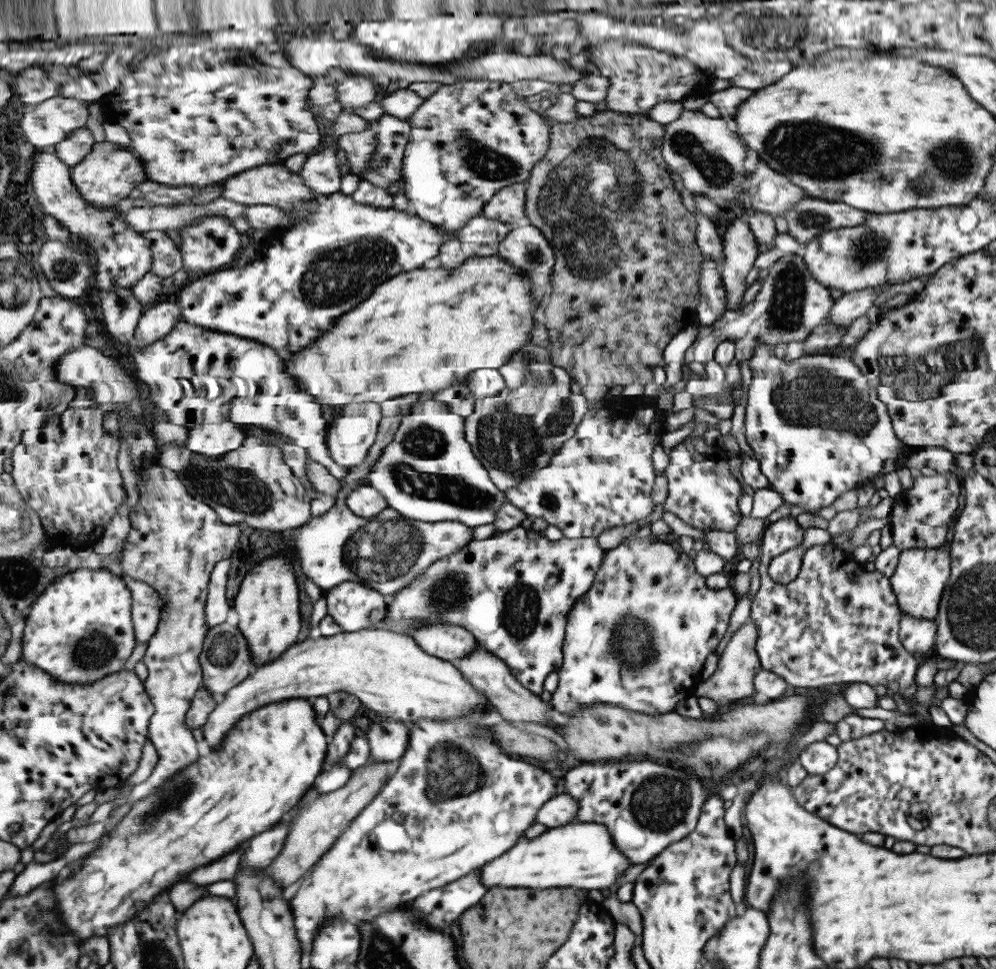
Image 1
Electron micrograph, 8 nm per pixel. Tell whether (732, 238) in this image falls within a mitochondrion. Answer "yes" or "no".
no

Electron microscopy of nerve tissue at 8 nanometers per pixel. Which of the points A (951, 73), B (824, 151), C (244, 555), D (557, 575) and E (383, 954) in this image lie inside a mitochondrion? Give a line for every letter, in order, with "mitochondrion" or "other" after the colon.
A: other
B: mitochondrion
C: other
D: other
E: mitochondrion

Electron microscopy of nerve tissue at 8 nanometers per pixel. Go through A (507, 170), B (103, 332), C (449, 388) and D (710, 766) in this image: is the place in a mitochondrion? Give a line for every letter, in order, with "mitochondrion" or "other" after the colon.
A: mitochondrion
B: other
C: other
D: mitochondrion

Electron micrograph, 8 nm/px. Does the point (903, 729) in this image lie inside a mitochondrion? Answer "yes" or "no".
no

